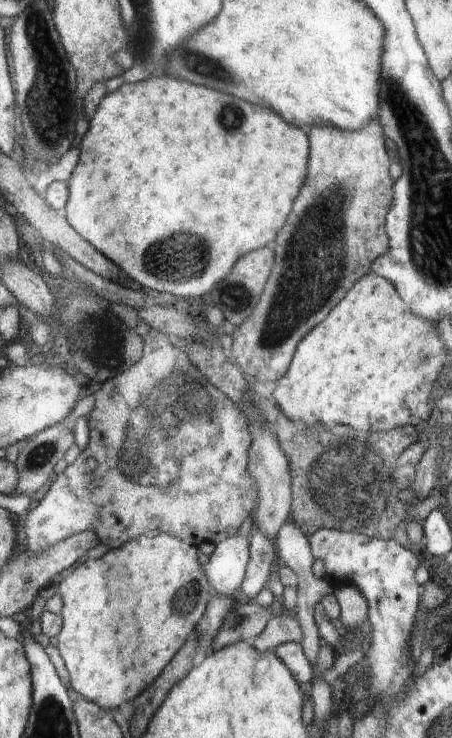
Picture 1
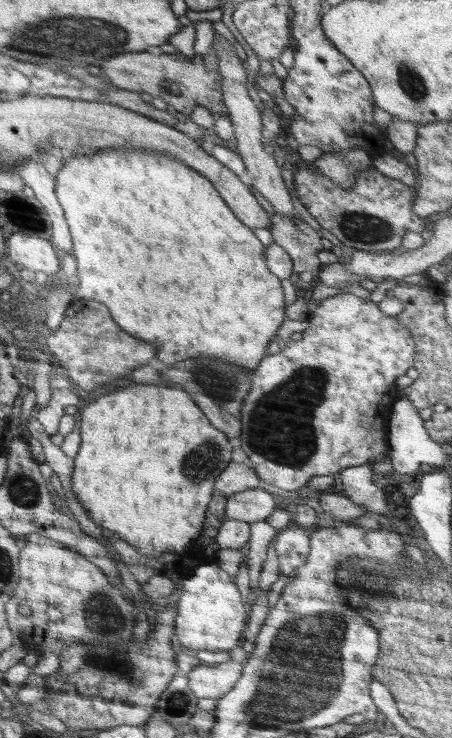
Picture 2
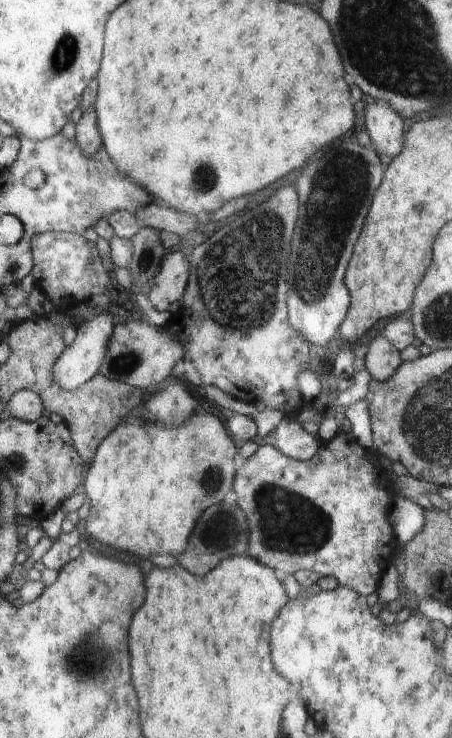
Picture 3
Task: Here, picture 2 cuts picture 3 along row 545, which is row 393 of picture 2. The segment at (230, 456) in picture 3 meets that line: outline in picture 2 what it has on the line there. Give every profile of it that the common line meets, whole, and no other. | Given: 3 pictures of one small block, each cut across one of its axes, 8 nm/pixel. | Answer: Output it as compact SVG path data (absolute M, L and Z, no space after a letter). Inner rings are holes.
M156 382L150 386L136 384L118 388L116 392L104 394L100 398L96 397L94 402L84 407L79 429L81 442L75 457L72 490L88 517L97 526L118 532L140 553L154 557L168 553L166 550L180 554L188 546L188 542L201 535L216 478L232 461L234 455L226 434L210 424L180 386L166 382ZM136 396L144 398L142 404L136 404ZM122 400L126 400L126 406L130 406L128 410L122 410Z

